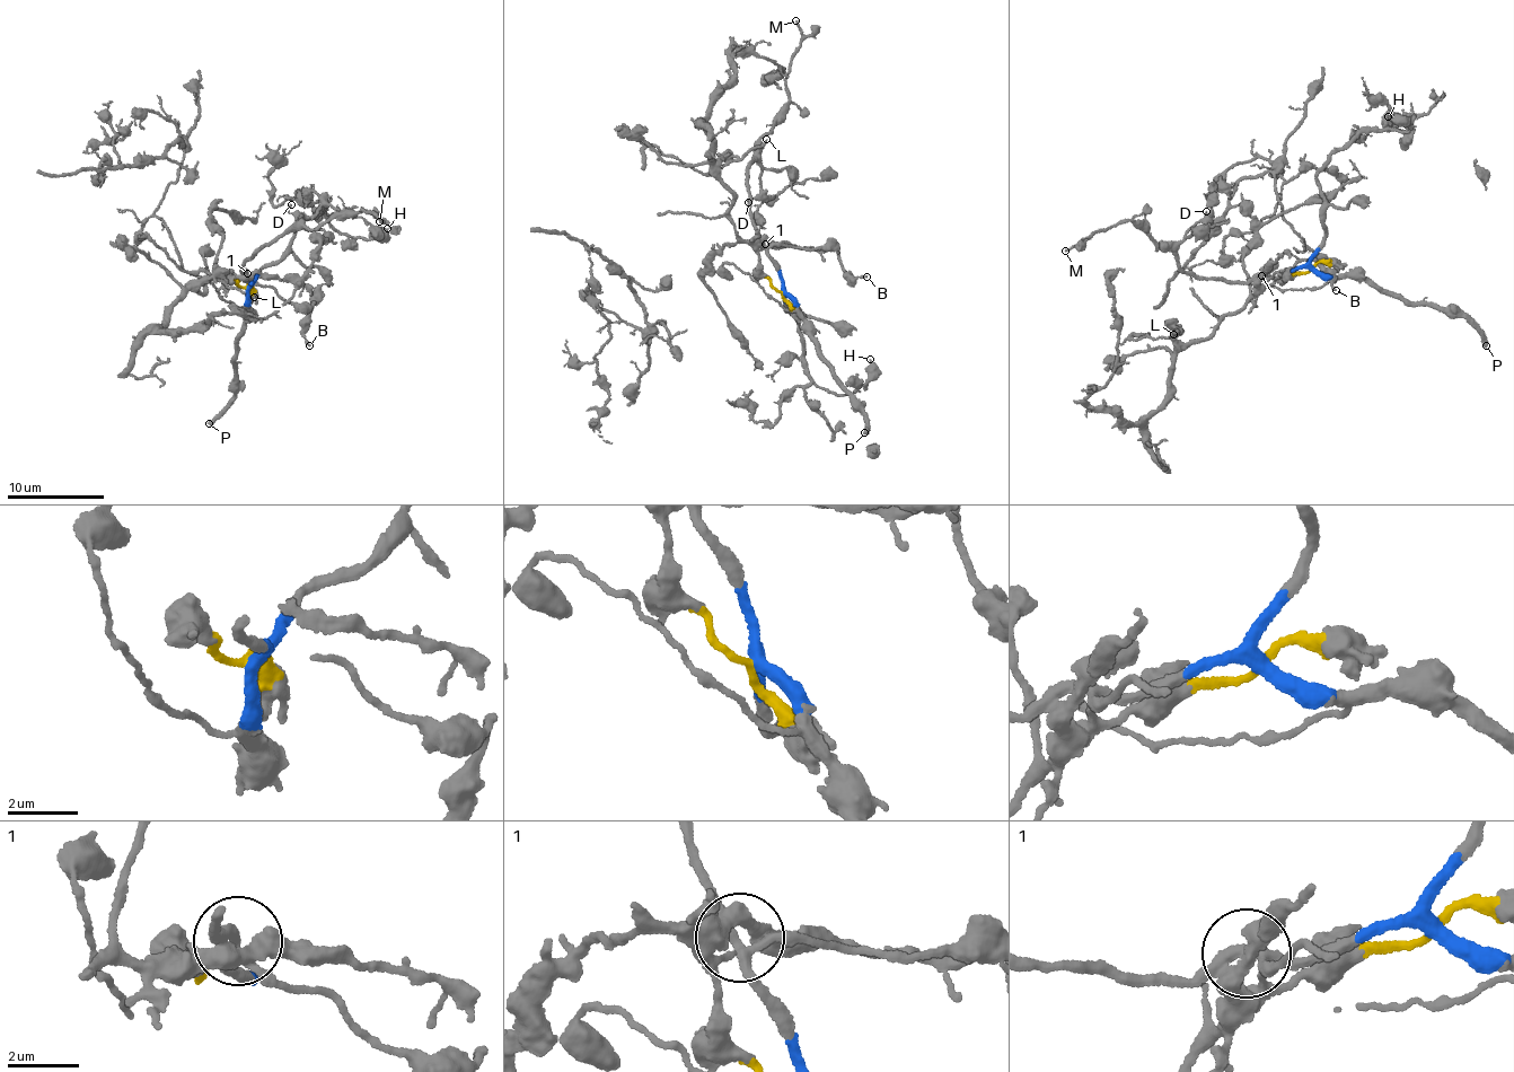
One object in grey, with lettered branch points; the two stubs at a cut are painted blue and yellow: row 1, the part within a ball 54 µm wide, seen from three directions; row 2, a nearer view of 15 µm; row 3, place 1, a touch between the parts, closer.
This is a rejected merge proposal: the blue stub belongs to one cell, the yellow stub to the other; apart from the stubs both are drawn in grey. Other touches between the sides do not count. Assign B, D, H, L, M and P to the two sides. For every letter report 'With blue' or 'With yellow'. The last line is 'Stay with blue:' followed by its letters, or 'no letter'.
B: With blue
D: With blue
H: With blue
L: With yellow
M: With blue
P: With blue
Stay with blue: B, D, H, M, P

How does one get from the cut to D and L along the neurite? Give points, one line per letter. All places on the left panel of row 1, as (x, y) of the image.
D: (248, 288), (253, 284), (245, 277), (248, 274), (243, 264), (299, 223), (299, 217), (288, 210), (291, 203)
L: (246, 288), (234, 277), (226, 281), (209, 277), (202, 281), (202, 292), (195, 286), (222, 278), (254, 297)

